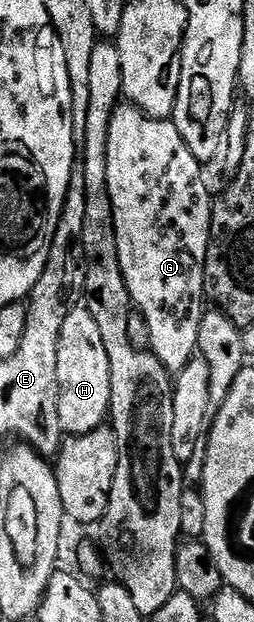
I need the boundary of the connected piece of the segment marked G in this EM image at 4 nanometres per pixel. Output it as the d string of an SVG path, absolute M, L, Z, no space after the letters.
M129 103L119 104L114 110L112 123L108 127L108 195L114 208L118 262L133 308L141 312L148 323L151 335L149 352L169 370L175 368L174 361L185 363L192 356L191 350L174 349L174 341L182 345L189 337L191 340L192 329L186 326L186 317L193 318L194 309L203 308L206 292L212 193L210 197L210 189L202 178L202 169L203 162L188 151L188 143L184 143L173 120L158 121Z

